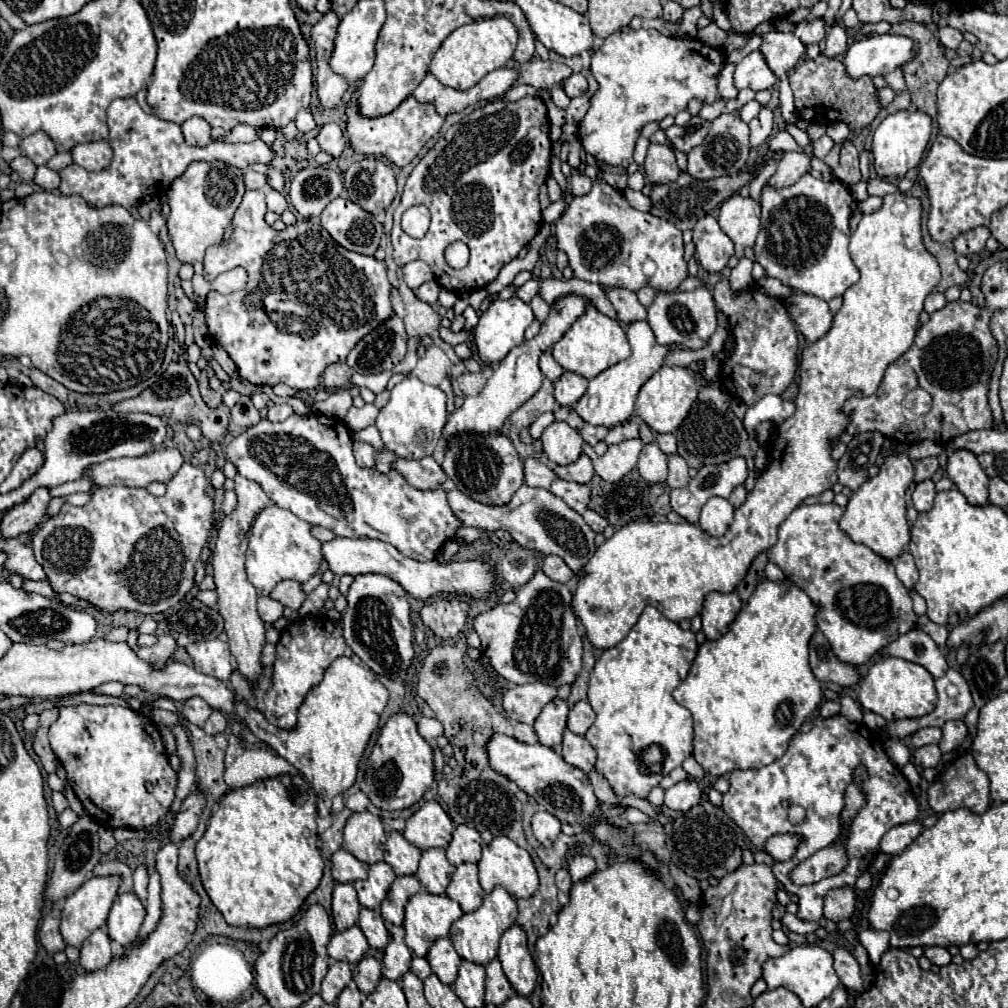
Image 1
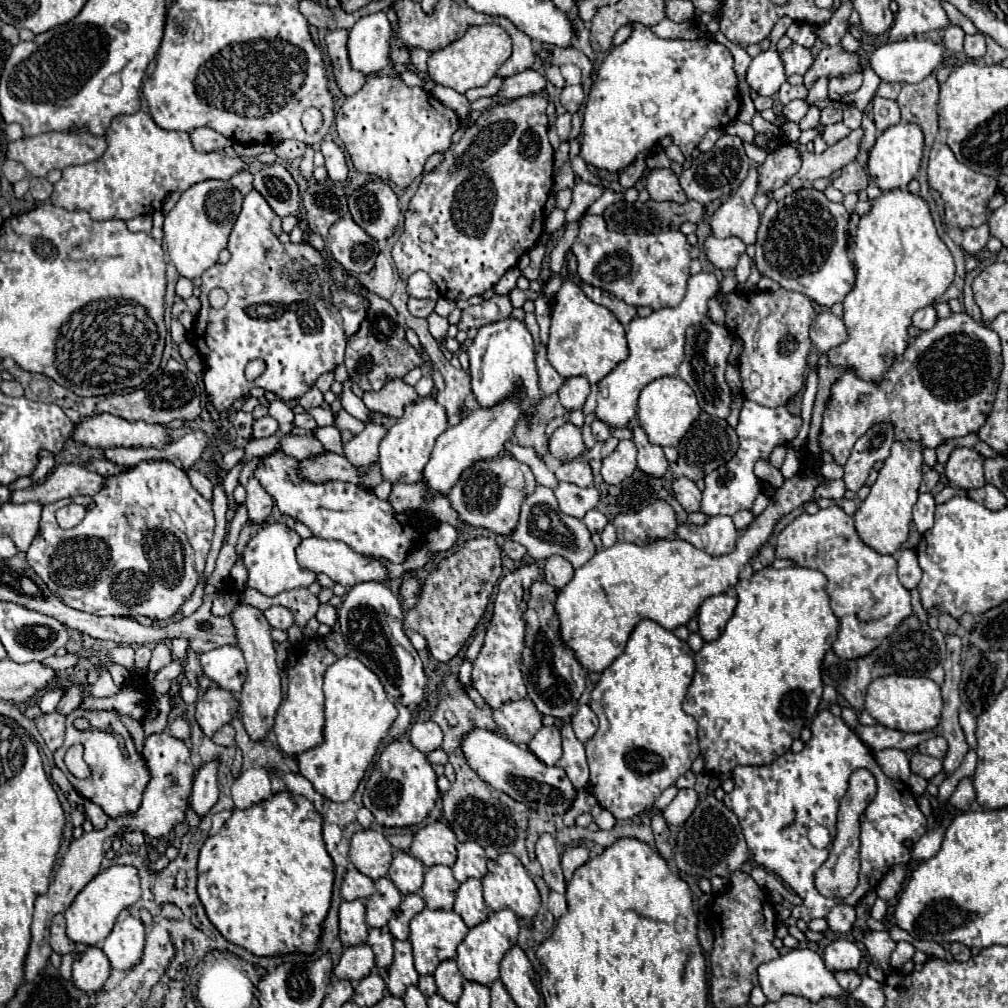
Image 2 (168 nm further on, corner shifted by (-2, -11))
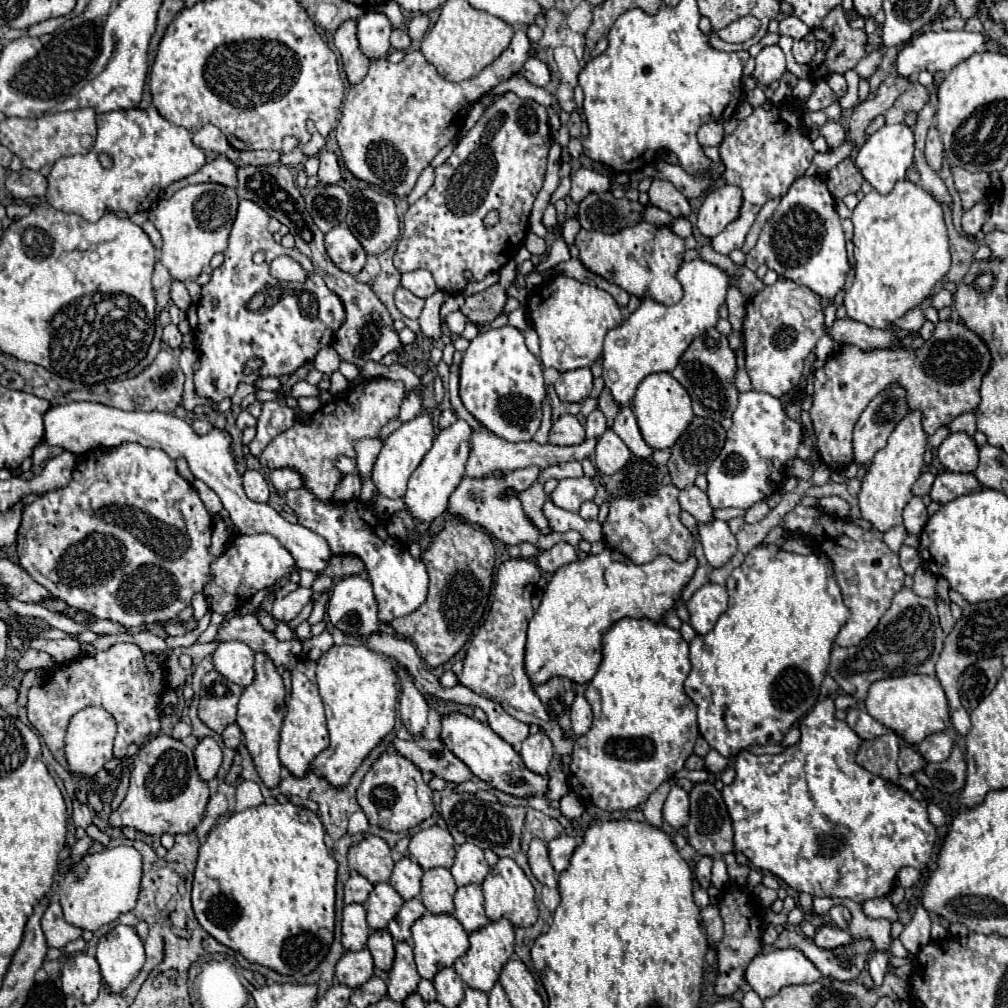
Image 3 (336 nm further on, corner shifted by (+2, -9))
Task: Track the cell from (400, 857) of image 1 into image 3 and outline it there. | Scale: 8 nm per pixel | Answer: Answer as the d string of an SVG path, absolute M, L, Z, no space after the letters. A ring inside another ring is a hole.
M402 858L396 862L392 876L390 876L390 884L394 886L394 890L406 900L406 898L416 898L420 892L420 878L422 878L424 870L420 868L418 862L414 862L412 858Z

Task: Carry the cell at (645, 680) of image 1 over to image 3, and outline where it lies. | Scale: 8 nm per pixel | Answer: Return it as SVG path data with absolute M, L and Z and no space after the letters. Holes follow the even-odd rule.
M618 620L602 640L602 664L586 686L586 700L594 712L592 728L576 738L570 764L570 790L584 802L592 802L606 812L636 810L648 796L676 772L684 768L698 738L696 706L684 694L684 680L690 672L688 642L678 630L652 620Z

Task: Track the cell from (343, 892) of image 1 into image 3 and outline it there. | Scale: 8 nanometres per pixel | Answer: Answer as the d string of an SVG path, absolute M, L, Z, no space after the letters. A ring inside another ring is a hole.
M346 904L342 912L342 946L346 950L362 950L370 936L366 910L362 904Z

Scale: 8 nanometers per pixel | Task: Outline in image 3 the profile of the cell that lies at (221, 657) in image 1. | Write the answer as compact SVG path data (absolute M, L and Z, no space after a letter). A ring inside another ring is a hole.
M236 640L222 642L212 654L212 664L216 672L238 686L248 686L254 678L254 650Z

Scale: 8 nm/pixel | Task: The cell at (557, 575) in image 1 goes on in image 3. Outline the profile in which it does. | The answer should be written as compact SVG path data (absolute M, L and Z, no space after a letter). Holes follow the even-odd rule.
M560 542L560 544L554 544L550 550L544 550L540 552L538 556L538 566L546 572L546 574L554 574L558 568L562 568L564 564L570 564L576 560L576 548L566 544L566 542Z

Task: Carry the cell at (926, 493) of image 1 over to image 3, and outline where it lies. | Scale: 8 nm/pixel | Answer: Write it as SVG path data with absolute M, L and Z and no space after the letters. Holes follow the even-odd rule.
M914 496L914 498L906 504L906 508L904 508L904 526L906 526L906 530L908 530L910 534L916 534L916 536L918 536L918 534L922 532L924 524L926 524L926 520L928 520L926 504L922 502L922 498Z

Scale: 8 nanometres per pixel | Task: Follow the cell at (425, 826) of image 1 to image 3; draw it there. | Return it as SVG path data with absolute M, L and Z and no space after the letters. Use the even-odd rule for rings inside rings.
M430 826L412 836L410 854L424 870L436 866L450 868L454 862L454 838L446 828Z

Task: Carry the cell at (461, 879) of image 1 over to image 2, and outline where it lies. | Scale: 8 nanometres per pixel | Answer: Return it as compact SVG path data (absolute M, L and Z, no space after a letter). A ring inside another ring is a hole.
M470 878L464 884L460 884L456 892L456 904L454 912L466 922L468 928L474 928L482 920L488 918L490 908L484 904L482 898L482 882L478 878Z

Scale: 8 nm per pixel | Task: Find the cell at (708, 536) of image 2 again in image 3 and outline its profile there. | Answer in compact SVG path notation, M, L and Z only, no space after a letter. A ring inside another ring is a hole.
M724 520L698 524L698 540L704 548L708 564L718 568L736 552L736 538Z

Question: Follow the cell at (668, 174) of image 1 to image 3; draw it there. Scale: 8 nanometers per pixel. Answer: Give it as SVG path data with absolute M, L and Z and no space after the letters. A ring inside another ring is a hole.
M652 180L652 186L648 190L648 196L650 196L650 202L660 208L660 210L666 210L670 212L672 216L680 218L680 216L688 216L690 214L690 204L686 200L684 194L680 194L670 182L666 180Z

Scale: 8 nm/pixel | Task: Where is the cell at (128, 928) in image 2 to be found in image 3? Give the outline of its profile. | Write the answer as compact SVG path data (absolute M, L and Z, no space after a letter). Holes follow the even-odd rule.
M116 924L104 934L96 948L102 980L112 992L124 990L144 966L144 944L132 926Z

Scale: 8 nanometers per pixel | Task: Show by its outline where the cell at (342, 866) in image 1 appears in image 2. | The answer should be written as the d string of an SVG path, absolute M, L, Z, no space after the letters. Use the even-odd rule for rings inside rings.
M350 868L342 882L342 898L344 900L366 900L374 894L374 880L360 874L356 868Z

